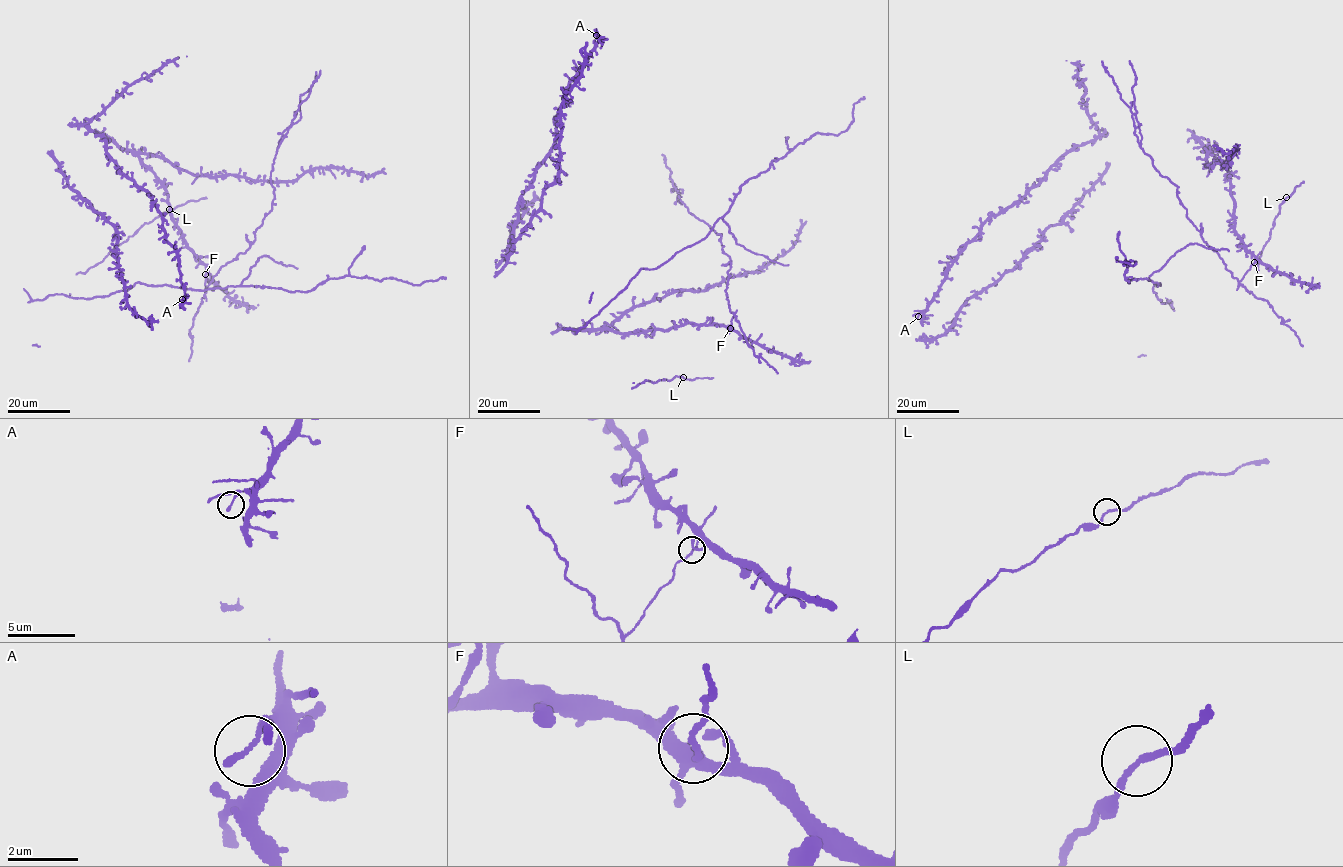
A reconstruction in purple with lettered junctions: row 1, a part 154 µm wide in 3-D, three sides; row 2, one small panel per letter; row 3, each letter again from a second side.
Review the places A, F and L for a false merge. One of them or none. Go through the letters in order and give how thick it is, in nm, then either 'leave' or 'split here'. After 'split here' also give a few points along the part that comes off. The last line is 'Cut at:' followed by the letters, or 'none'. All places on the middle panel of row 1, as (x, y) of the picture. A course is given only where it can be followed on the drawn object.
A: calibre 150 nm; leave
F: calibre 130 nm; split here; course (730, 328), (733, 315), (725, 290), (730, 263), (721, 235), (691, 214), (680, 200), (662, 154)
L: calibre 150 nm; leave
Cut at: F

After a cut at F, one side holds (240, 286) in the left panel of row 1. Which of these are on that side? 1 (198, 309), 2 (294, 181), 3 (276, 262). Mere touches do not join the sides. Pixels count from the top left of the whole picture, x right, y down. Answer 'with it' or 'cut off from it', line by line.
1: cut off from it
2: with it
3: with it

